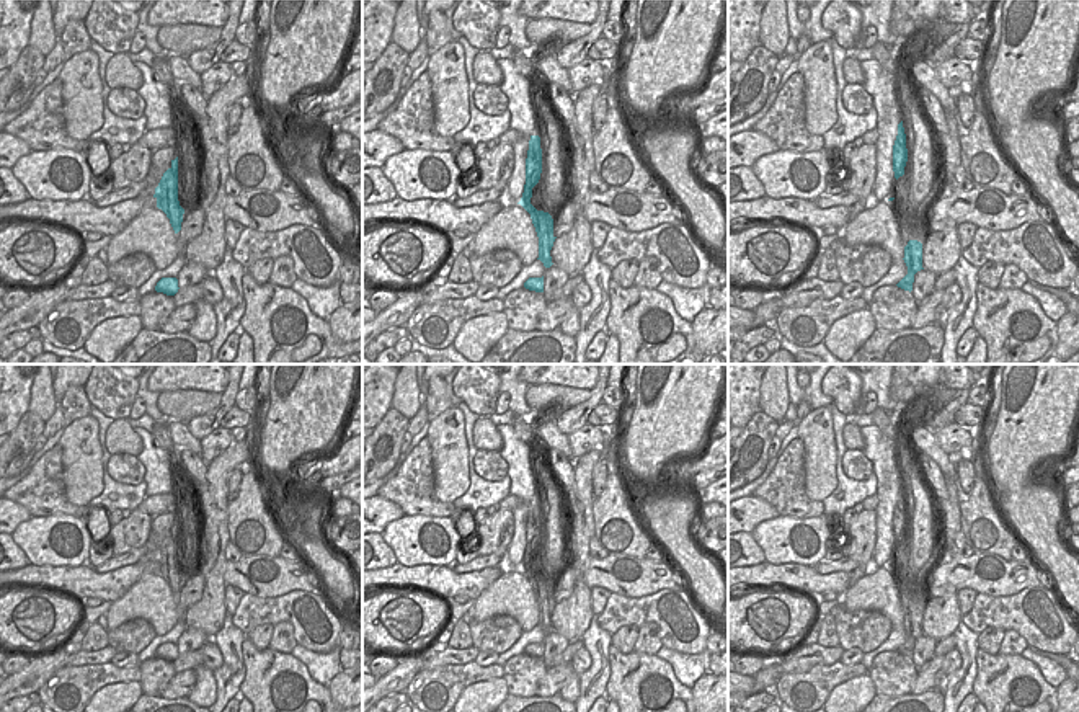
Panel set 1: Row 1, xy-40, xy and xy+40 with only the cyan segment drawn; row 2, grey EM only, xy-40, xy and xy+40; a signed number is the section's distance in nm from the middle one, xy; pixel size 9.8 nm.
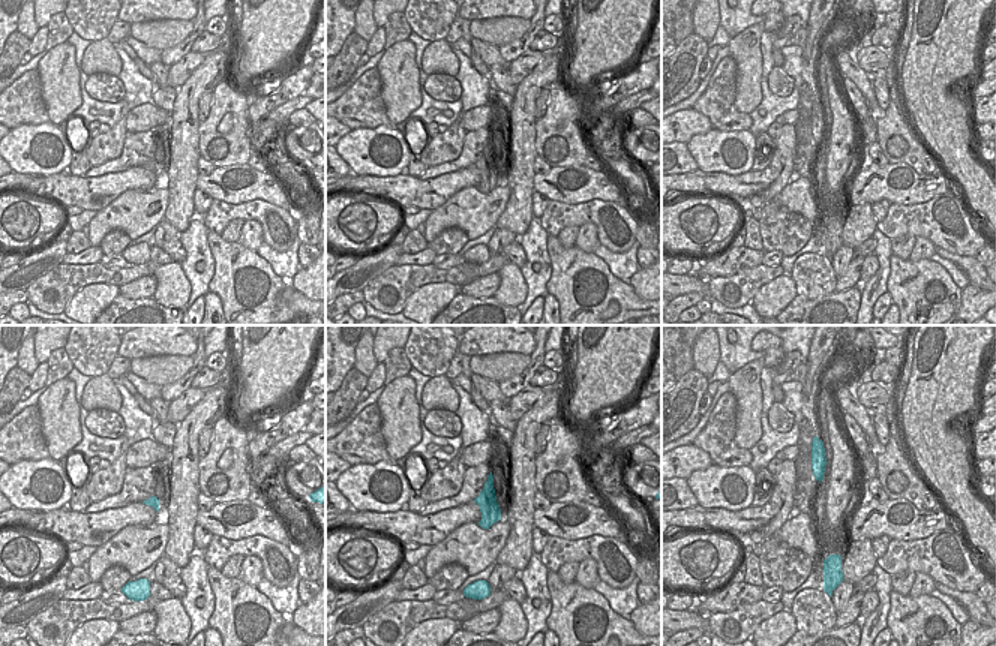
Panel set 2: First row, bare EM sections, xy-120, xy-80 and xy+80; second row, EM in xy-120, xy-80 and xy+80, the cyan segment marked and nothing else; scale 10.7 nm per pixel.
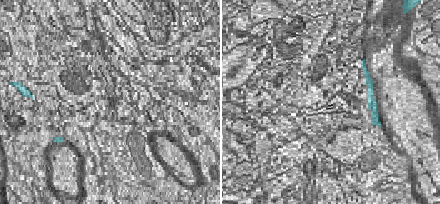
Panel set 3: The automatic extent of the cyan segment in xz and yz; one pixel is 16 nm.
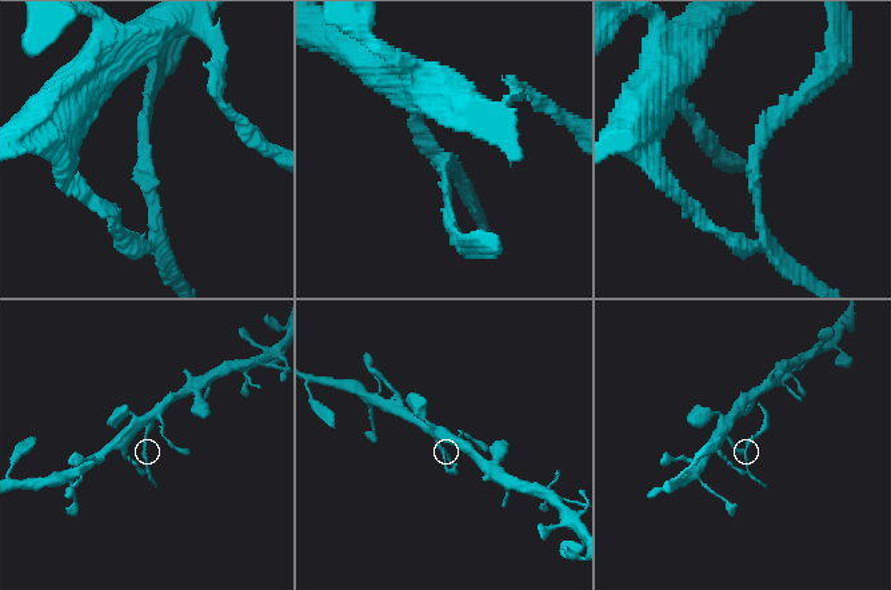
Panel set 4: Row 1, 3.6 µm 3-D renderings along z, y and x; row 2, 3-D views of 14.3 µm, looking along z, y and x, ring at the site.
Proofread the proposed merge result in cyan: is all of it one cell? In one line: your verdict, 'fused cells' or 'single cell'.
single cell

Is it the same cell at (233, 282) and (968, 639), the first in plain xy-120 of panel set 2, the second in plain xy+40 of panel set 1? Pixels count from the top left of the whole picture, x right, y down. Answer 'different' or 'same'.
different

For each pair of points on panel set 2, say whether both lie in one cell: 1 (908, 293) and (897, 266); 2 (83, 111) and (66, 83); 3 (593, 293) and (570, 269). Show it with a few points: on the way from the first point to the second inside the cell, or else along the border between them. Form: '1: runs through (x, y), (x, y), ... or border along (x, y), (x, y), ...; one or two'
1: runs through (900, 287), (899, 273); one
2: border along (80, 71), (81, 104), (71, 114); two
3: runs through (587, 287), (576, 275); one

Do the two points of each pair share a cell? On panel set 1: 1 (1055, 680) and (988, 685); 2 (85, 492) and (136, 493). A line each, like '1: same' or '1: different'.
1: different
2: different

